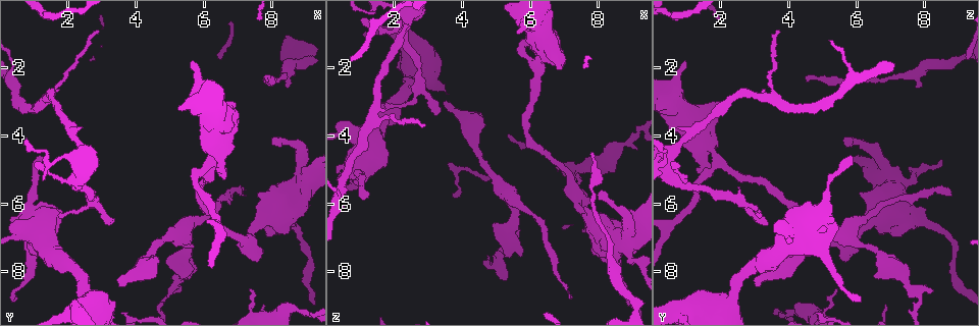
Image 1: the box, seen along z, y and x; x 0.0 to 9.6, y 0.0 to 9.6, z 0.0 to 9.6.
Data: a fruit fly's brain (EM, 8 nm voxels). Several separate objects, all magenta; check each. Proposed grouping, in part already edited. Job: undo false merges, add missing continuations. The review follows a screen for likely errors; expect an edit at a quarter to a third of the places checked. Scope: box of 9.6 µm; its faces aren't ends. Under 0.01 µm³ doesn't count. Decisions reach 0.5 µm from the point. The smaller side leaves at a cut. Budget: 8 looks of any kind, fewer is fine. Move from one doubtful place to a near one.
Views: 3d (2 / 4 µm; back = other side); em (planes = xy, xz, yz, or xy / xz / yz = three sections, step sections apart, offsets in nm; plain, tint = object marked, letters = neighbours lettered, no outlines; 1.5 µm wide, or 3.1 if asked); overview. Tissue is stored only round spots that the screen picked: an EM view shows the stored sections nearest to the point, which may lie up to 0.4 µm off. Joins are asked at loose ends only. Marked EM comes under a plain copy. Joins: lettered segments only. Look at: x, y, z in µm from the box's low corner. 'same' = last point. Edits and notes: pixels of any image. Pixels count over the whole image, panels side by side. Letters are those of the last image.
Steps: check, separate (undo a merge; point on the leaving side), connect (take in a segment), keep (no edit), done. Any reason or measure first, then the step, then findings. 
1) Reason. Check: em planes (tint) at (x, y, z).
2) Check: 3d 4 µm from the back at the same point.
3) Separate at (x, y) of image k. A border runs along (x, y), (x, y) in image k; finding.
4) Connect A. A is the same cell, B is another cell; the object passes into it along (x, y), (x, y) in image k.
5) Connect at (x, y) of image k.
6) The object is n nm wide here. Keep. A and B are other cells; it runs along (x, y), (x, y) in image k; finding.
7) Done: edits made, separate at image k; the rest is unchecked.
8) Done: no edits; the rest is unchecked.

Check: em yz step 8 (tint) at (8.50, 2.55, 7.85).

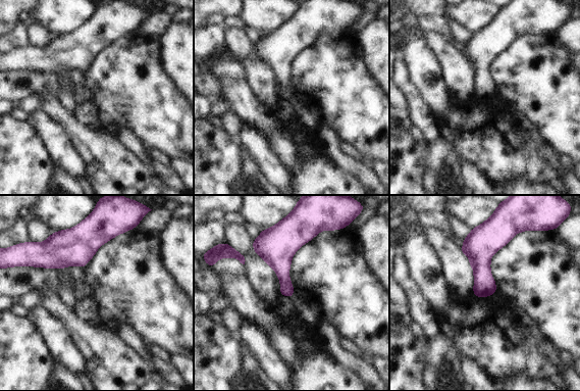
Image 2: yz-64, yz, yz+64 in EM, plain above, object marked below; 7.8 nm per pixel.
Check: em planes (letters) at the same point.

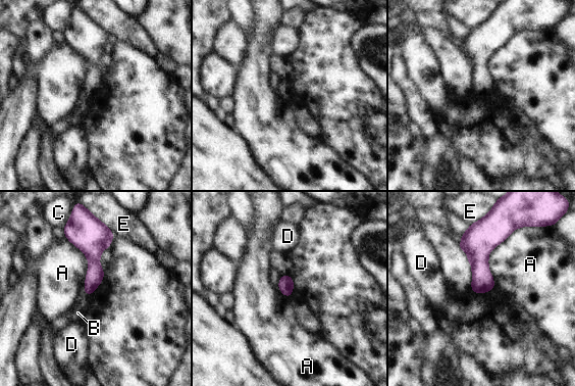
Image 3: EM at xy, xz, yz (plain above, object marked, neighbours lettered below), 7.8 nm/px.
Keep. A, B, C, D and E are other cells; a border runs along (84, 293), (88, 296) in image 3; no lettered segment goes on from it.

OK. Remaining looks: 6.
An open end. Check: em planes (letters) at (7.55, 5.70, 6.15).

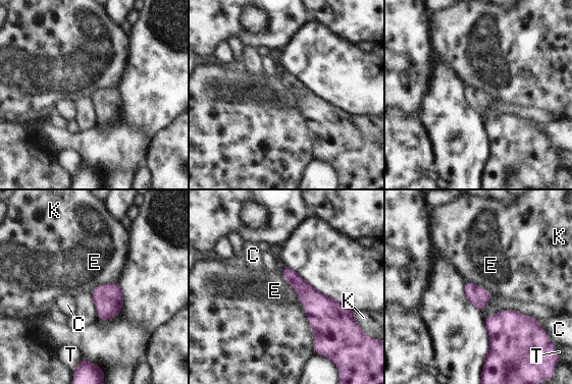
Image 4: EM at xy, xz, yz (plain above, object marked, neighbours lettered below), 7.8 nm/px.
The longest contact is with E, 380 nm. Keep. C, E, K and T are other cells; a border runs along (281, 271), (295, 288), (306, 311) in image 4; none of them fits.

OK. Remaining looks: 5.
Branch stops here. Check: 3d 2 µm at (5.15, 8.55, 8.20).

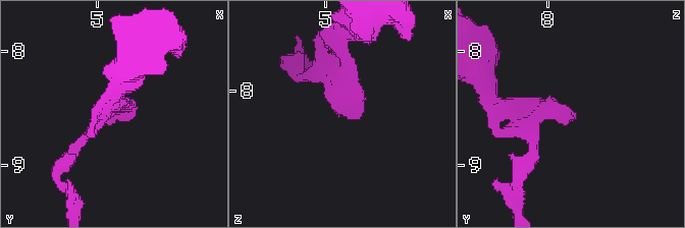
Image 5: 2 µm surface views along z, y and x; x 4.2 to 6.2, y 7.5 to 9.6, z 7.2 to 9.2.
Need the tissue. Check: em xy step 8 (tint) at (5.16, 8.58, 8.24).

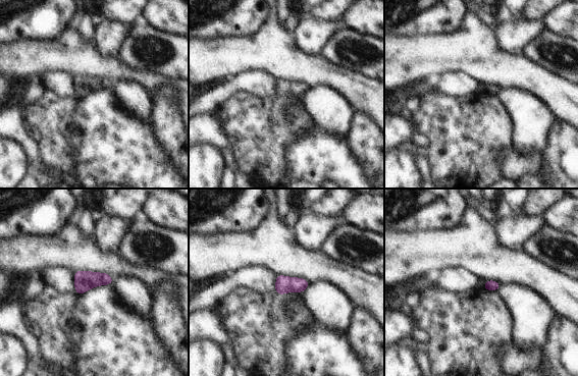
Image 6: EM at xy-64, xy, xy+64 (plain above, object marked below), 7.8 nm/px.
Cut it another way. Check: em planes (letters) at the same point.

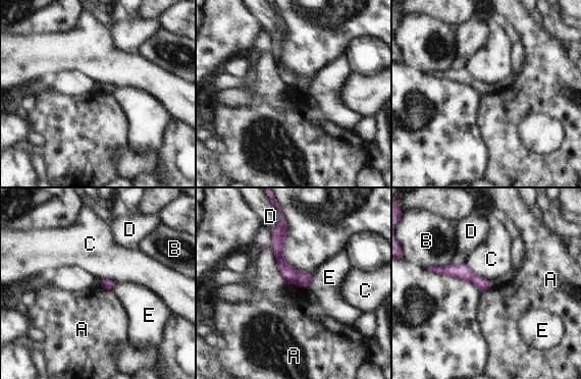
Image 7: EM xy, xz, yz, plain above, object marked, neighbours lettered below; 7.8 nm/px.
Keep. A, B, C, D and E are other cells; it runs along (282, 225), (280, 262), (306, 284) in image 7; none of them fits.

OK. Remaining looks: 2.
Done: no edits; the rest is unchecked.

